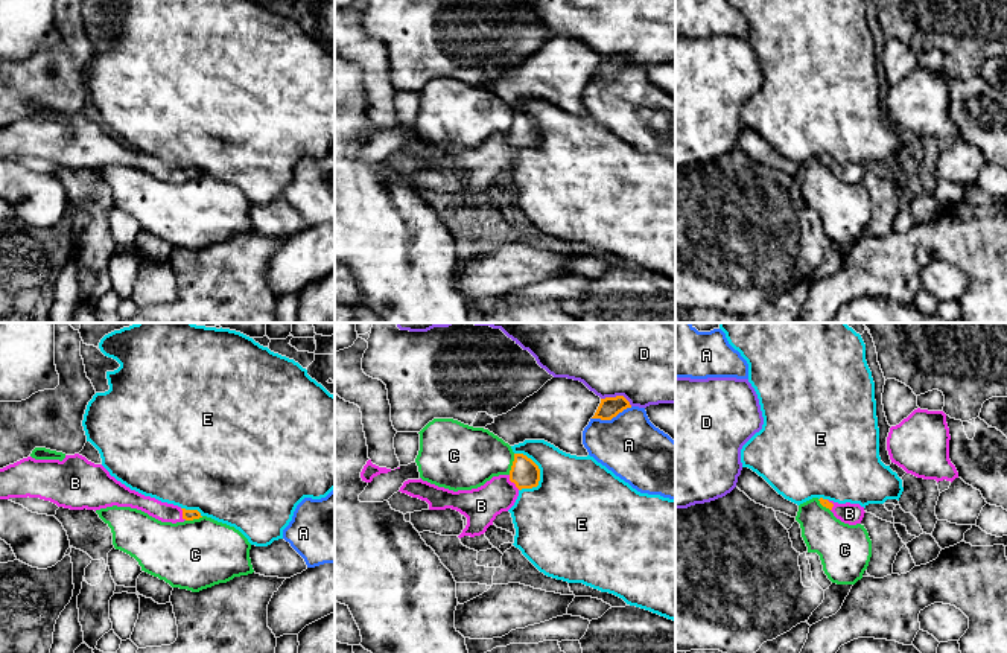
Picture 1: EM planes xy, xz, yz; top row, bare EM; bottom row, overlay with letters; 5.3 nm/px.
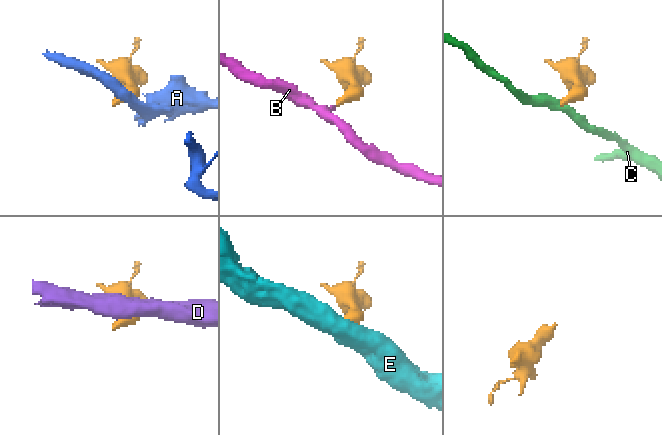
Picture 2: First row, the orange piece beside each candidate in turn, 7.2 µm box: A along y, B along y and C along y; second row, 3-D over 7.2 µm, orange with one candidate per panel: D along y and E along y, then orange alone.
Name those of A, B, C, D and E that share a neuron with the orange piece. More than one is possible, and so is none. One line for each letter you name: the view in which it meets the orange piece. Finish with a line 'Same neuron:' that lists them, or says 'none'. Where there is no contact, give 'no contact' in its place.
B: xz
Same neuron: B

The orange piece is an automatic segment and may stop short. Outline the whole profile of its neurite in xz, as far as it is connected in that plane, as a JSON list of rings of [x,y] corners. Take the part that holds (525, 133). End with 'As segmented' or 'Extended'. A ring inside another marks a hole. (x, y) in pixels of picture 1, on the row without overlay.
[[[514,113],[508,134],[493,135],[484,145],[472,149],[449,149],[427,140],[408,139],[399,151],[418,157],[429,163],[429,169],[452,167],[467,177],[464,195],[481,195],[487,190],[497,174],[508,170],[522,148],[537,146],[540,140],[538,125],[523,113]]]. Extended

